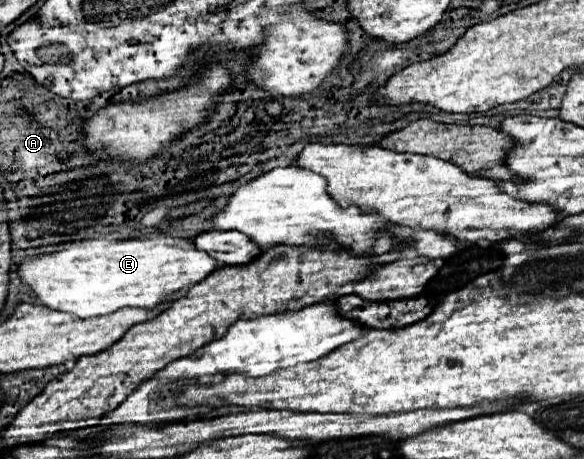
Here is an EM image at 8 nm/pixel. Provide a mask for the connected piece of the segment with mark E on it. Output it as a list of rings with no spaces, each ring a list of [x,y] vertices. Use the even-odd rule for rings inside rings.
[[[155,235],[149,239],[123,239],[123,241],[105,241],[93,239],[87,245],[75,245],[71,249],[59,249],[53,253],[41,253],[33,257],[25,257],[19,267],[19,279],[31,289],[37,303],[51,307],[55,311],[67,311],[81,319],[97,317],[113,313],[121,307],[145,307],[153,309],[161,301],[169,299],[173,293],[185,287],[193,287],[201,279],[205,279],[219,265],[205,253],[197,251],[191,239],[171,237],[171,235]]]

